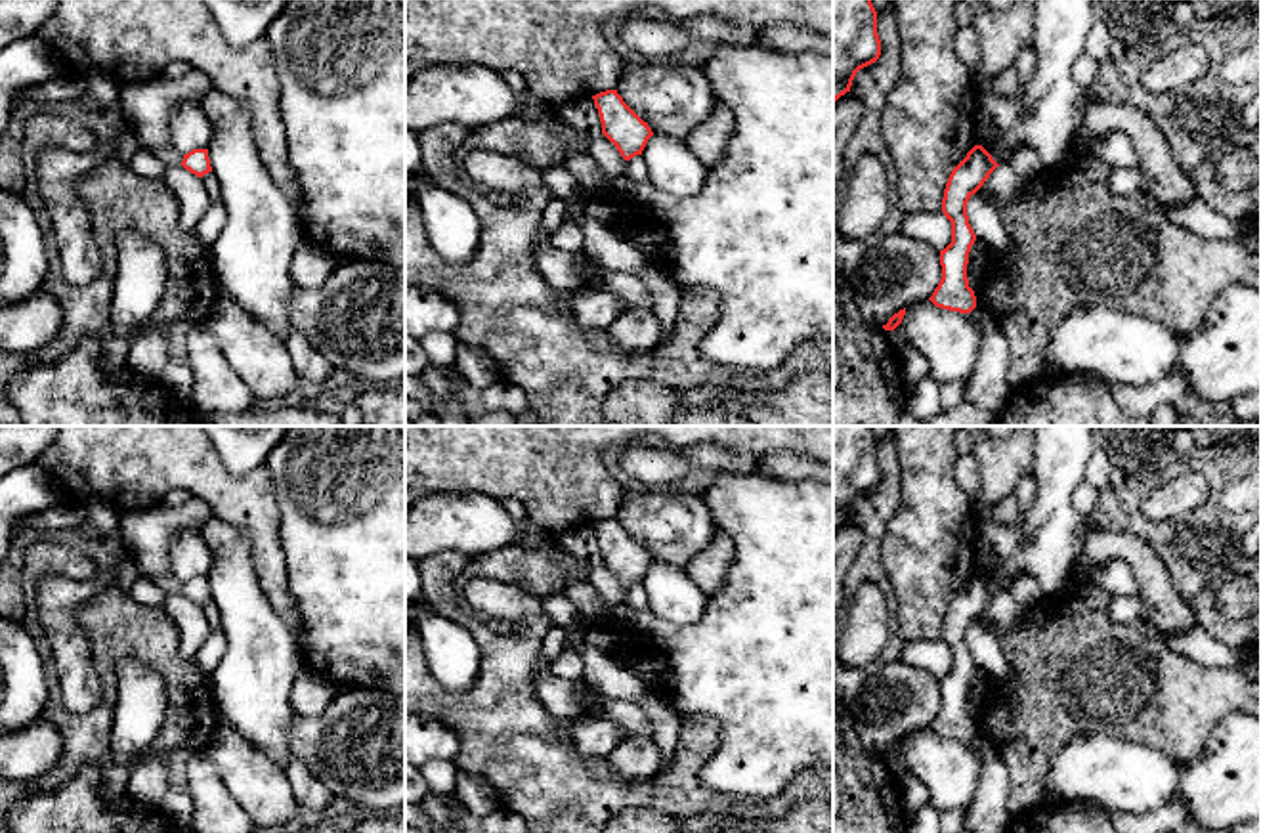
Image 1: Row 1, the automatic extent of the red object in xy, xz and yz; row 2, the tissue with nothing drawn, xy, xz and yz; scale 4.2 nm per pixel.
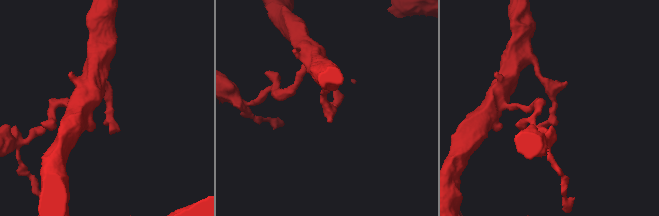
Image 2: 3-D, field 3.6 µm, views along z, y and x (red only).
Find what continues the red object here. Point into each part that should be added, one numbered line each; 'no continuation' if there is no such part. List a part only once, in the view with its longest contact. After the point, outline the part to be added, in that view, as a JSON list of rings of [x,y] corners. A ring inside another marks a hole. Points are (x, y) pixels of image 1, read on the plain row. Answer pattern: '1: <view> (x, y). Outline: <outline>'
no continuation

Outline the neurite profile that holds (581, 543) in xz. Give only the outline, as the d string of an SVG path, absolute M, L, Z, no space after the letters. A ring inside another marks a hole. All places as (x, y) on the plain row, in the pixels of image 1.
M590 523L562 533L556 543L577 560L585 560L590 566L602 564L600 543Z

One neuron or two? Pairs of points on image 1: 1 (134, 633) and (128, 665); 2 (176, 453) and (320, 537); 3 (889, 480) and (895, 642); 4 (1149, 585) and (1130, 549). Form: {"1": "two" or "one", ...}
{"1": "two", "2": "two", "3": "one", "4": "one"}

